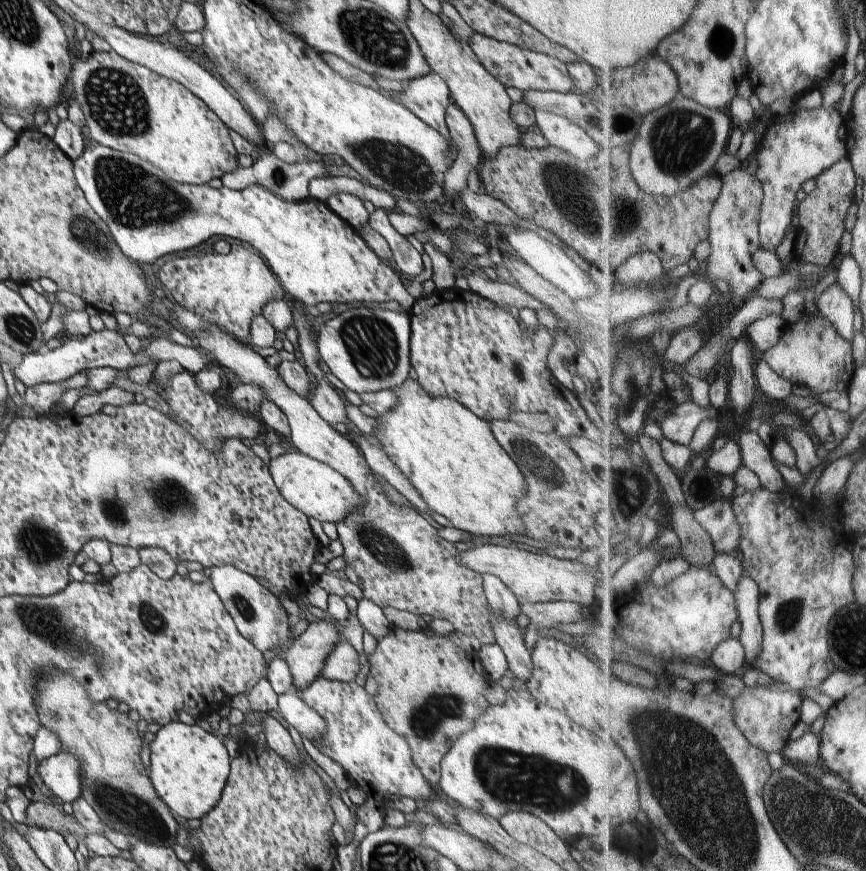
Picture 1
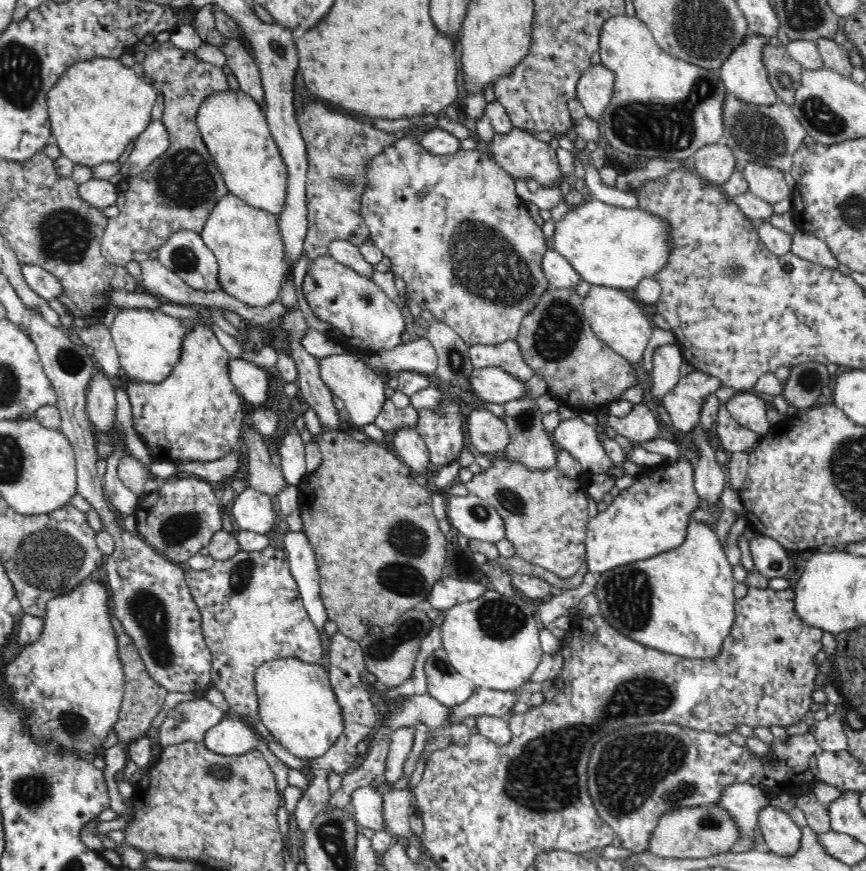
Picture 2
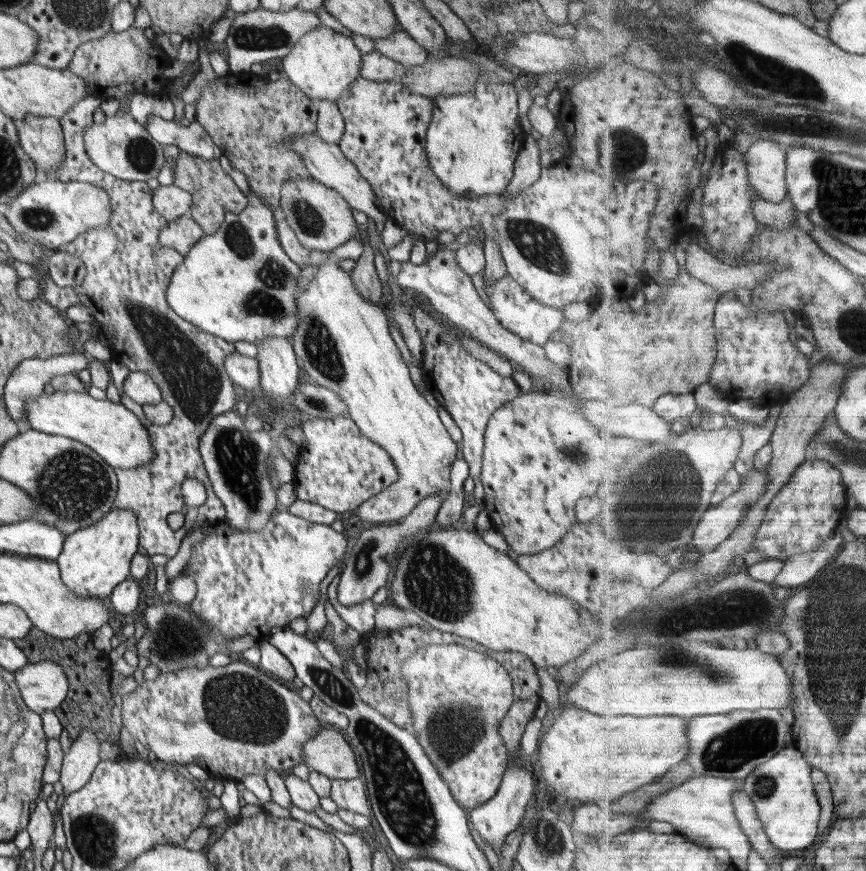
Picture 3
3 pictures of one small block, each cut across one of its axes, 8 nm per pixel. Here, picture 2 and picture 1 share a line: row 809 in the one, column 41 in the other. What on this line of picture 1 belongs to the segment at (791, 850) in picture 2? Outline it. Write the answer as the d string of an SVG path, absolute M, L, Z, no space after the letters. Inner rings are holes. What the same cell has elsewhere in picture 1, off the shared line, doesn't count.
M61 752L40 761L37 772L44 785L67 807L82 795L80 762L72 754Z

